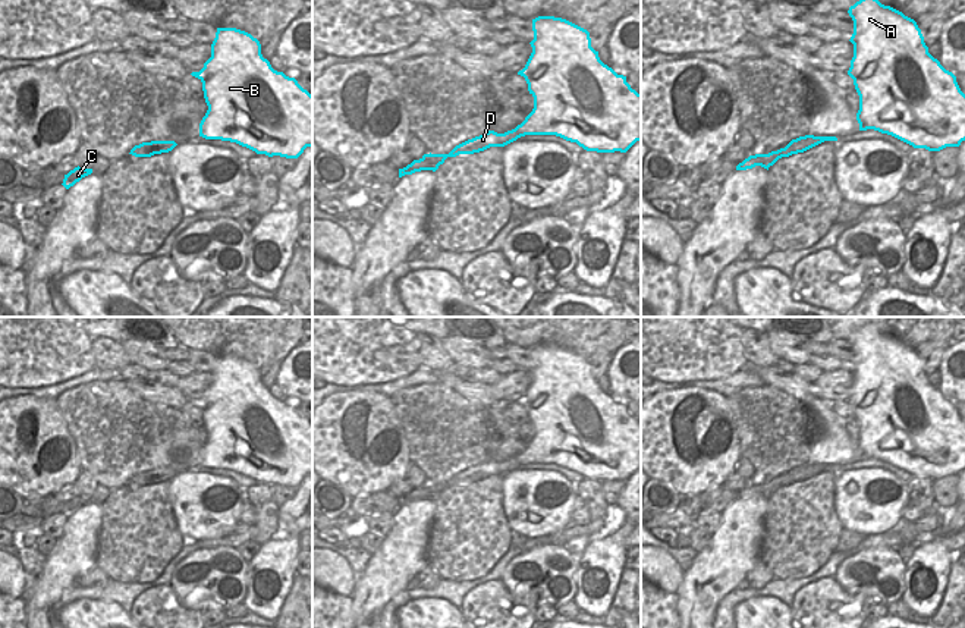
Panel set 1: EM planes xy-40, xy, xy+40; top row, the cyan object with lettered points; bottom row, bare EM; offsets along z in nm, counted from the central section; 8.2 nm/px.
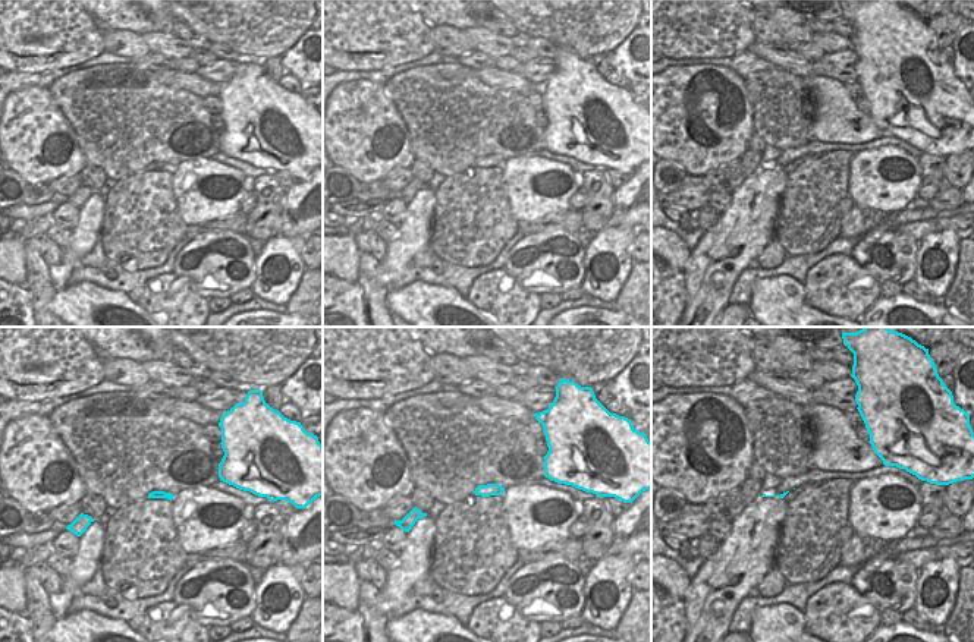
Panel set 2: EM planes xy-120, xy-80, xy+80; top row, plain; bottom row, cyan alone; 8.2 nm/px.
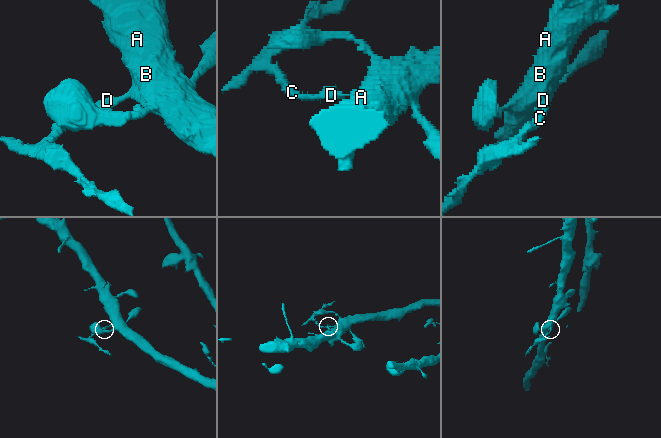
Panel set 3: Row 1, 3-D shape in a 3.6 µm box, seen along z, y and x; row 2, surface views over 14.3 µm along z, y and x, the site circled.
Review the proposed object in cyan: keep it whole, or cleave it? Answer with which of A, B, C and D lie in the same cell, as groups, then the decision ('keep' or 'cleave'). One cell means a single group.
A B / C D; cleave

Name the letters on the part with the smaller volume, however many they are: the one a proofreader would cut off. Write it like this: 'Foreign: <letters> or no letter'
Foreign: C, D

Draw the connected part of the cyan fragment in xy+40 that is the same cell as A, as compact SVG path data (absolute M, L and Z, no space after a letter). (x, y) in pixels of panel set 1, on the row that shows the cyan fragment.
M859 0L848 13L854 21L854 34L849 40L854 44L854 57L848 75L854 79L859 95L856 113L859 131L874 129L928 151L959 147L965 141L965 94L956 76L928 53L917 22L878 0Z

